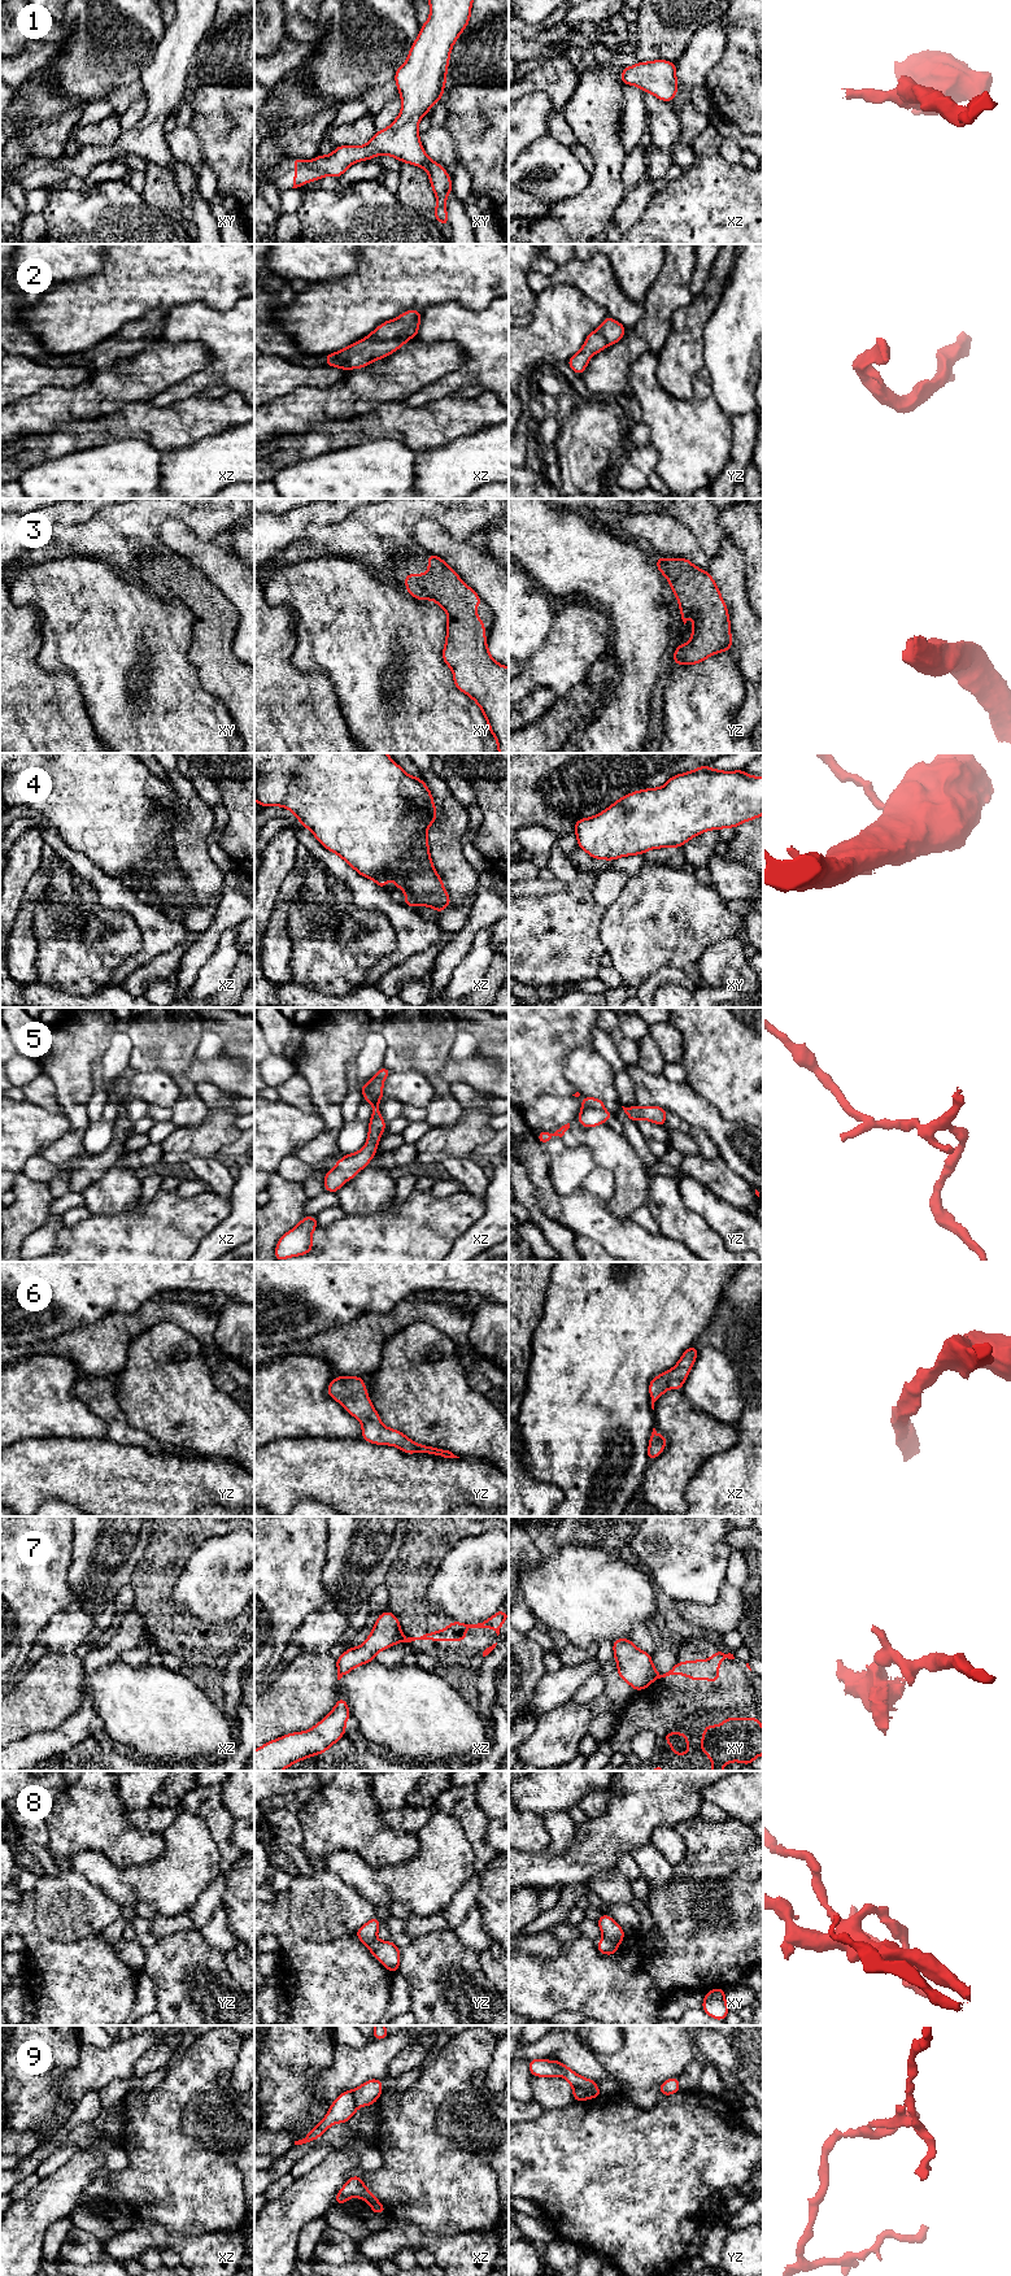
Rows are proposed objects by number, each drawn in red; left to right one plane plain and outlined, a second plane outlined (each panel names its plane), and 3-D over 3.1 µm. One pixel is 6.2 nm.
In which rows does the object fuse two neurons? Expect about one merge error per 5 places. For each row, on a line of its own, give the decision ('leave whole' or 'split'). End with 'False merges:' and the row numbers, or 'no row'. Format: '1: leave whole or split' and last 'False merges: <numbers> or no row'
1: leave whole
2: leave whole
3: leave whole
4: split
5: split
6: leave whole
7: split
8: split
9: split
False merges: 4, 5, 7, 8, 9

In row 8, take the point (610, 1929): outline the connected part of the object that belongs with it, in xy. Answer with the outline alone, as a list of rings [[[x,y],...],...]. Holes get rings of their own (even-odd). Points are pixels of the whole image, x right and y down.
[[[602,1914],[597,1919],[598,1927],[602,1932],[602,1937],[607,1938],[615,1944],[620,1944],[626,1936],[626,1932],[620,1928],[620,1925],[609,1915]]]

